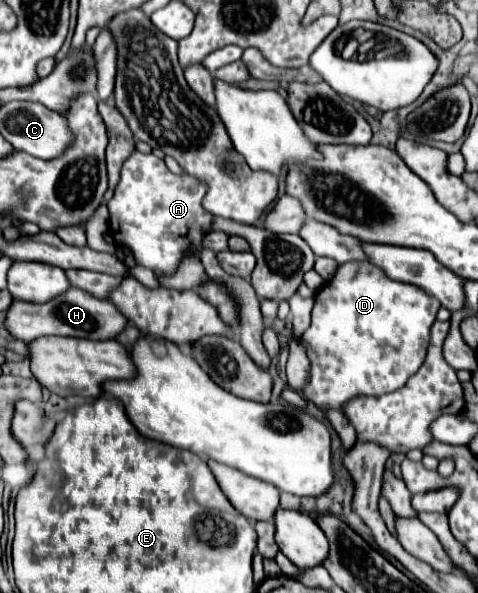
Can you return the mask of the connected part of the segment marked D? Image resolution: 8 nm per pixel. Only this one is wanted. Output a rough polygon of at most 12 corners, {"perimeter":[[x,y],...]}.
{"perimeter":[[339,264],[303,334],[305,398],[401,388],[441,304]]}

